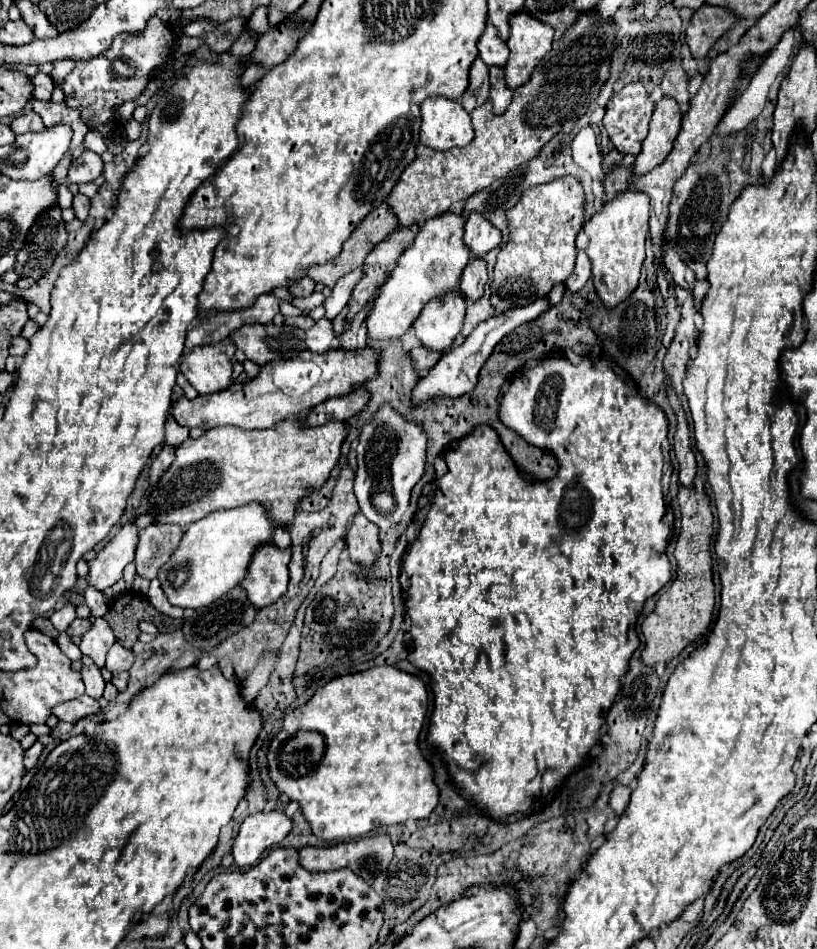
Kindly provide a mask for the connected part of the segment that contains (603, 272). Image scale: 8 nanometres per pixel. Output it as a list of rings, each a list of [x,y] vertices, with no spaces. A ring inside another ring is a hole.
[[[622,191],[612,201],[606,201],[594,217],[584,223],[588,235],[586,253],[592,261],[592,277],[596,293],[606,307],[624,301],[638,285],[640,269],[644,263],[644,241],[648,233],[648,199],[640,191]]]

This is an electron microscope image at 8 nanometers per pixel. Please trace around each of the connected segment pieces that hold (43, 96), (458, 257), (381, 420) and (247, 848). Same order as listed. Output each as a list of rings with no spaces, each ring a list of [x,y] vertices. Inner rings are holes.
[[[38,73],[36,77],[32,77],[32,85],[34,85],[34,91],[32,91],[34,99],[50,101],[50,95],[52,95],[52,89],[54,89],[54,81],[52,81],[50,75]]]
[[[448,211],[446,215],[438,215],[438,219],[428,219],[412,247],[402,253],[396,269],[386,277],[384,287],[378,291],[374,299],[374,307],[368,313],[368,335],[374,339],[394,339],[402,337],[410,325],[416,321],[424,305],[440,297],[442,293],[454,289],[460,281],[462,269],[470,261],[470,251],[462,247],[462,227],[466,219],[460,213]]]
[[[390,403],[380,407],[374,417],[362,427],[356,447],[356,479],[354,495],[358,499],[360,511],[376,523],[382,531],[396,525],[410,503],[410,491],[424,475],[426,465],[426,433],[418,423],[402,417]]]
[[[258,811],[248,815],[240,825],[240,833],[234,839],[232,855],[238,867],[254,865],[262,853],[278,845],[292,829],[292,819],[282,811]]]

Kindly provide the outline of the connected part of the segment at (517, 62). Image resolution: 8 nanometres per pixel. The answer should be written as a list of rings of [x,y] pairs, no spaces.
[[[526,11],[510,19],[510,57],[504,67],[506,85],[518,89],[530,79],[534,67],[552,51],[552,37],[554,29],[530,17]]]

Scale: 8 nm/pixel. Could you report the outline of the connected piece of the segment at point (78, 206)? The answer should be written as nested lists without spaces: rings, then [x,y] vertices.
[[[78,193],[78,195],[74,197],[72,209],[76,211],[76,217],[78,217],[80,221],[86,221],[86,219],[88,219],[88,211],[90,211],[90,199],[88,199],[86,195]]]

